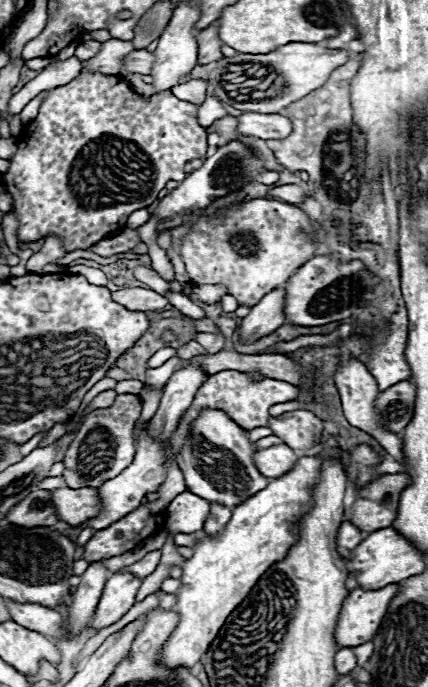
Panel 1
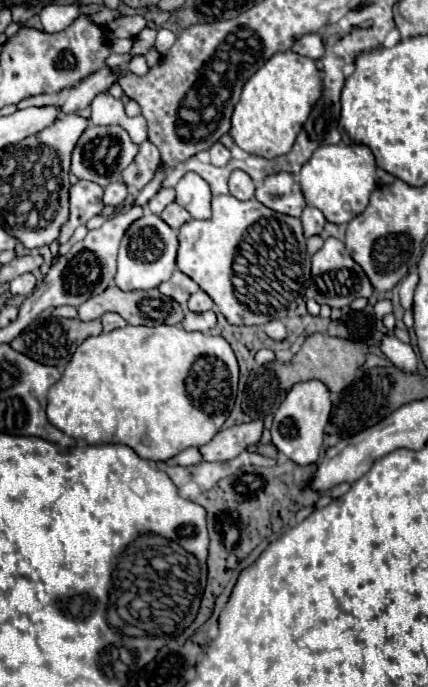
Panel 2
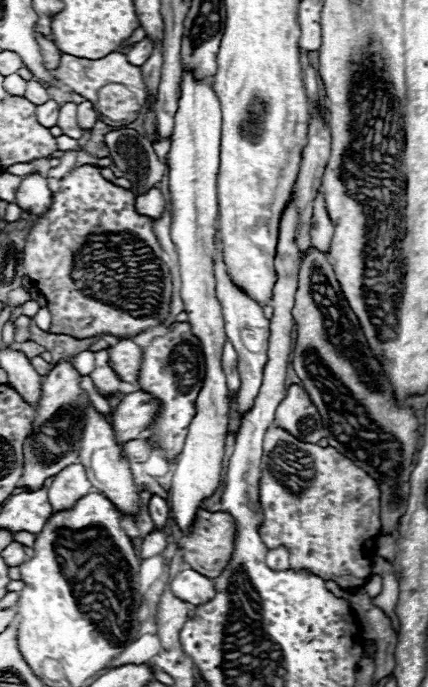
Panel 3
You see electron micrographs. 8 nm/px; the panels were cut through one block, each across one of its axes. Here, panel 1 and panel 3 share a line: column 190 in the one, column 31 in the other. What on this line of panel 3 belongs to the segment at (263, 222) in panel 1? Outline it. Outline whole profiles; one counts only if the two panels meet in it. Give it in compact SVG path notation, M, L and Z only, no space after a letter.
M78 166L74 168L68 176L64 176L60 180L60 190L52 194L52 206L46 214L42 214L36 224L32 226L28 238L26 238L26 246L24 246L24 272L32 278L32 284L42 292L42 296L48 302L48 310L52 314L52 328L50 332L54 334L68 334L74 338L92 338L98 334L112 334L118 338L126 338L126 336L136 336L148 328L156 328L160 326L160 322L170 314L170 300L172 300L172 280L168 278L168 268L166 264L160 260L162 256L162 248L160 242L152 230L152 220L148 216L142 216L136 212L136 200L134 194L130 190L124 190L120 186L114 186L112 182L104 180L100 170L96 166Z

